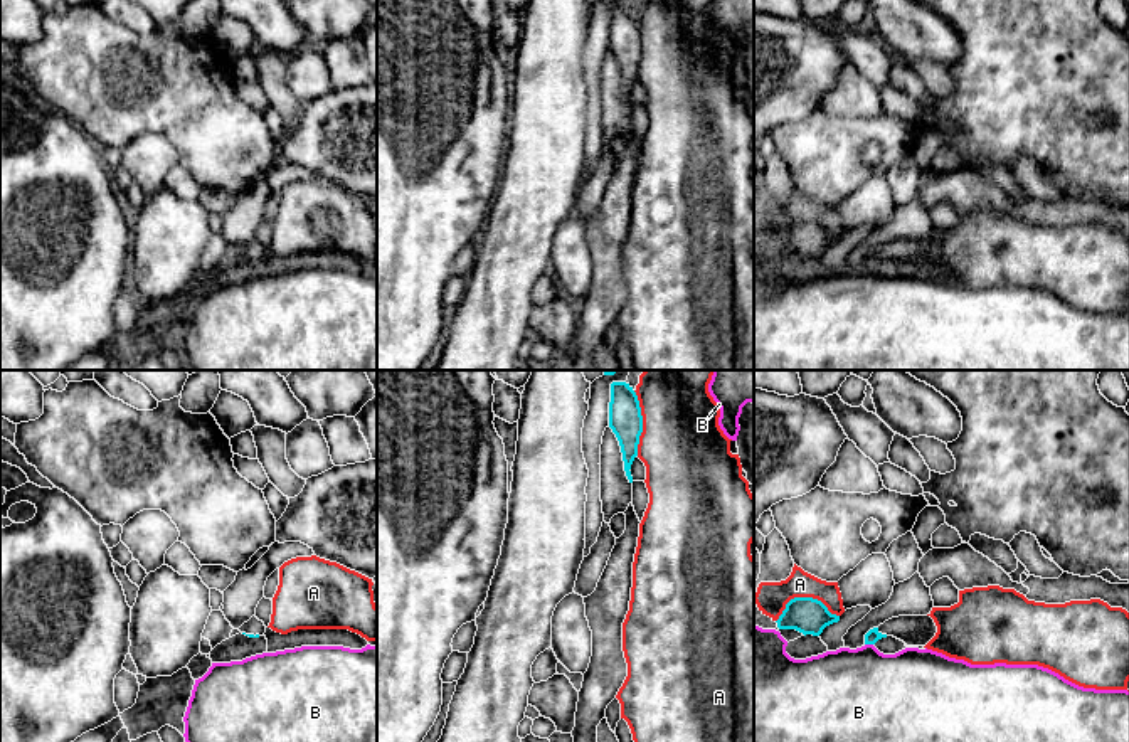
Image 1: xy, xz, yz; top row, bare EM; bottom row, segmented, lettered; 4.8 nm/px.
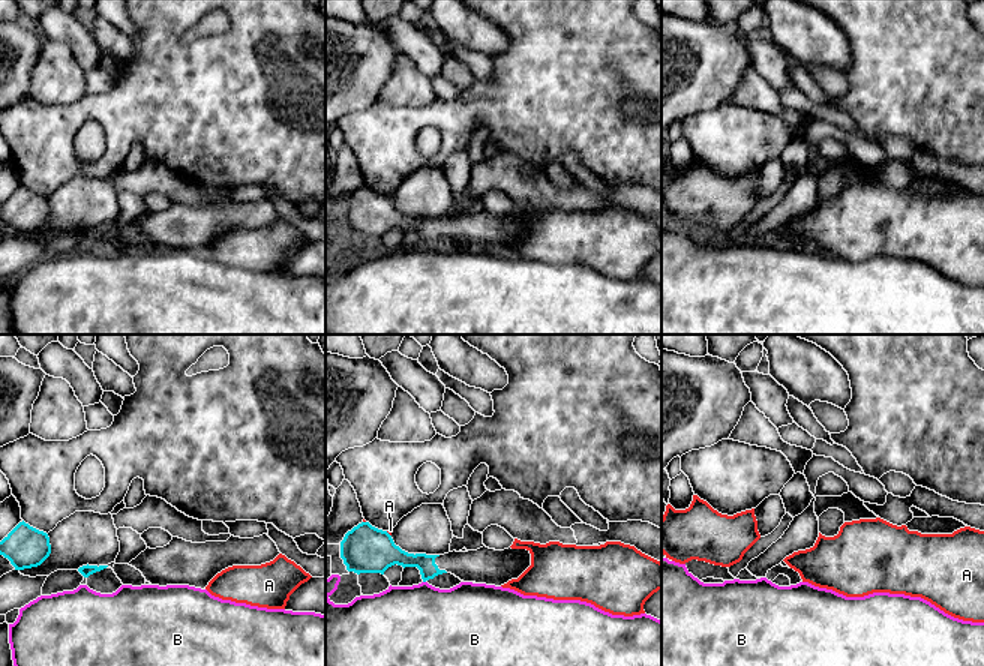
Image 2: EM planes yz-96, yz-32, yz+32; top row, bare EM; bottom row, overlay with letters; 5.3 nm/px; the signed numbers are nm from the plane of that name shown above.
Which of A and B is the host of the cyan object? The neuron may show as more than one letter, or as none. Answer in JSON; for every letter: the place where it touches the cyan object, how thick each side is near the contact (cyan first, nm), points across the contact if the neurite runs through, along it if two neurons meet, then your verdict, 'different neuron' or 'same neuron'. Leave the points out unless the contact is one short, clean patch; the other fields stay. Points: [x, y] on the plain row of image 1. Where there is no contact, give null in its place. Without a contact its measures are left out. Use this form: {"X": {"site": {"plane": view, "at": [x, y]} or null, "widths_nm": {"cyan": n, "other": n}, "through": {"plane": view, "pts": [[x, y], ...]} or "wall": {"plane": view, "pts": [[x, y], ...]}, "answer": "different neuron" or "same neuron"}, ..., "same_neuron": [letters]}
{"A": {"site": {"plane": "yz", "at": [803, 221]}, "widths_nm": {"cyan": 180, "other": 160}, "wall": {"plane": "yz", "pts": [[838, 239], [816, 222], [793, 221], [776, 244]]}, "answer": "different neuron"}, "B": {"site": {"plane": "yz", "at": [869, 266]}, "widths_nm": {"cyan": 70, "other": 440}, "answer": "different neuron"}, "same_neuron": []}

